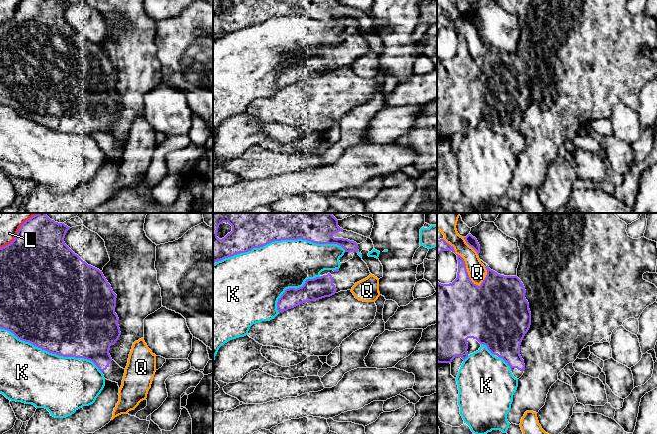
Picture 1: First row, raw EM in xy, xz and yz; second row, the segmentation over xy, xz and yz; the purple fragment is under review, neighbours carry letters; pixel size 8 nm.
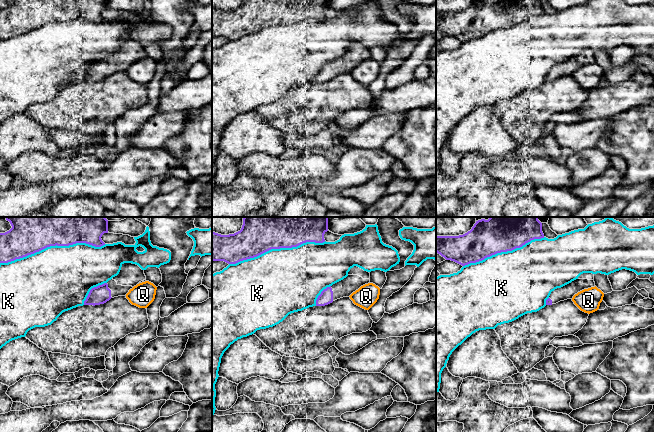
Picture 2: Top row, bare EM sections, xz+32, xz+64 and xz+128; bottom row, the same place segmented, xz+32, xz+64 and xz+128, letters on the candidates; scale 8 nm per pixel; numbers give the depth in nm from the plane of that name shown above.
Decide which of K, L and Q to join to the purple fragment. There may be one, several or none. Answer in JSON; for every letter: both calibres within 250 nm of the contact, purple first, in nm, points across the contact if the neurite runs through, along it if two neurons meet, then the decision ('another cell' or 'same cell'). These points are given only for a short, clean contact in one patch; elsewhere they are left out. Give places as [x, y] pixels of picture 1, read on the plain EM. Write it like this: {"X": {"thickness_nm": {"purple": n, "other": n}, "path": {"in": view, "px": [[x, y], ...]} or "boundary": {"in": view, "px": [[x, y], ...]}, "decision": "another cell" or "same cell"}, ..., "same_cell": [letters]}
{"K": {"thickness_nm": {"purple": 200, "other": 400}, "decision": "another cell"}, "L": {"thickness_nm": {"purple": 500, "other": 130}, "decision": "another cell"}, "Q": {"thickness_nm": {"purple": 240, "other": 150}, "decision": "another cell"}, "same_cell": []}

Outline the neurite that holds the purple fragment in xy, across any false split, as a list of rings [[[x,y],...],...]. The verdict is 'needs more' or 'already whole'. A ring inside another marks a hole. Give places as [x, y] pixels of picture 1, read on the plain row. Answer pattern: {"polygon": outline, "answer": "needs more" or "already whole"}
{"polygon": [[[22,0],[14,16],[0,24],[0,104],[10,107],[18,115],[29,118],[49,129],[92,137],[103,149],[104,154],[116,158],[120,165],[125,145],[121,144],[109,130],[110,122],[114,121],[121,111],[118,101],[119,94],[115,89],[117,71],[113,68],[102,47],[88,41],[65,20],[64,14],[69,5],[70,3],[65,0]]], "answer": "needs more"}

